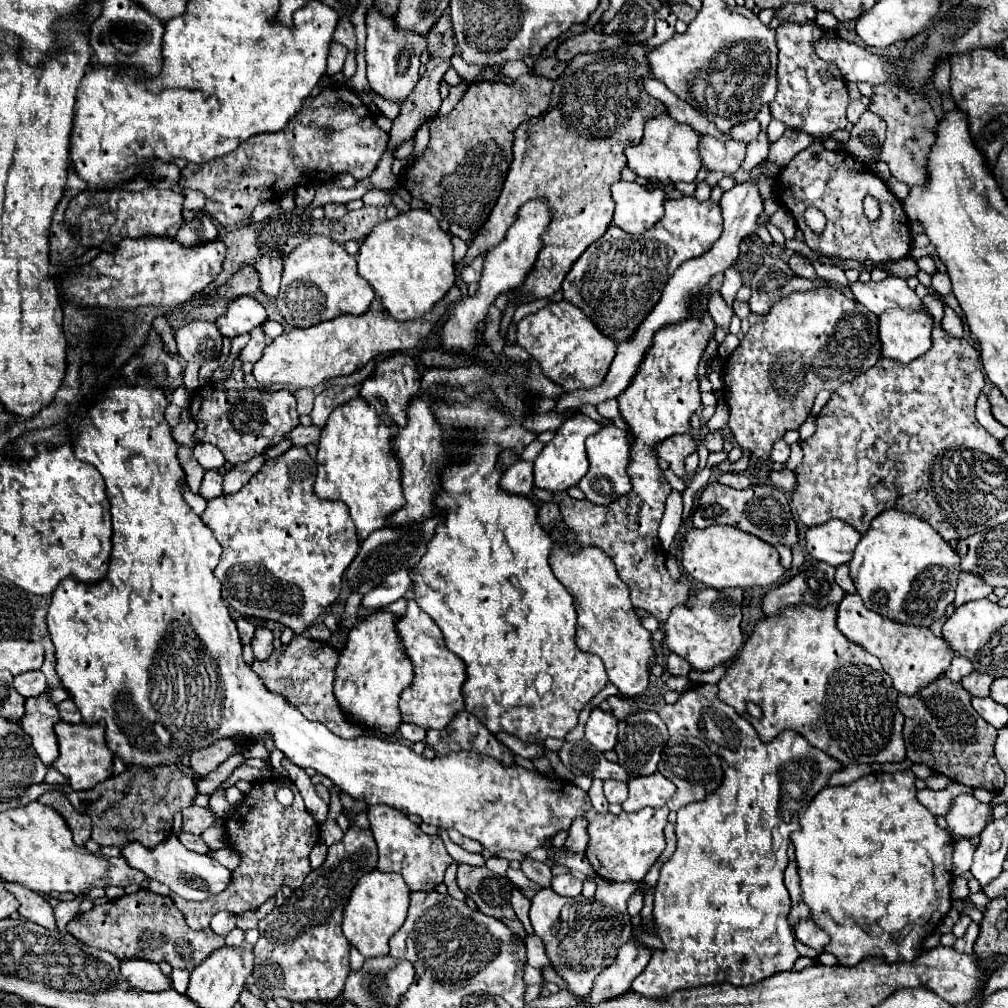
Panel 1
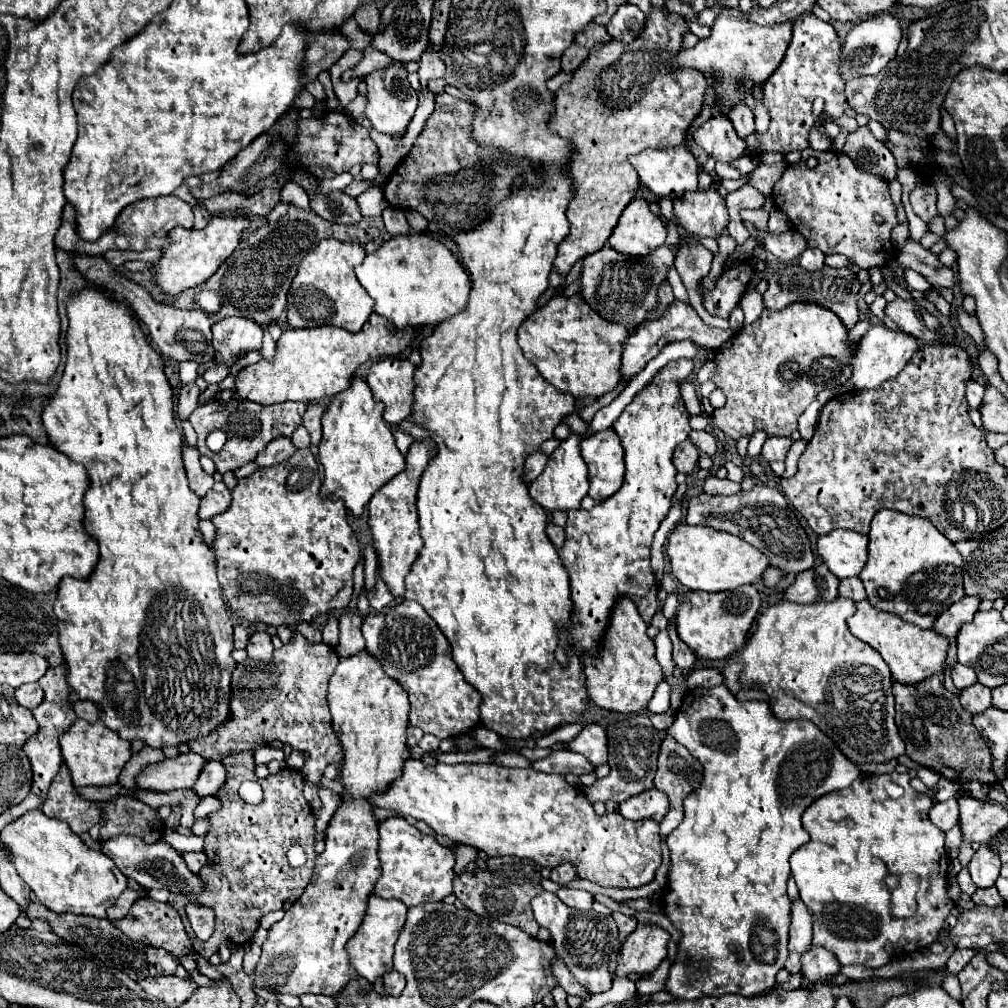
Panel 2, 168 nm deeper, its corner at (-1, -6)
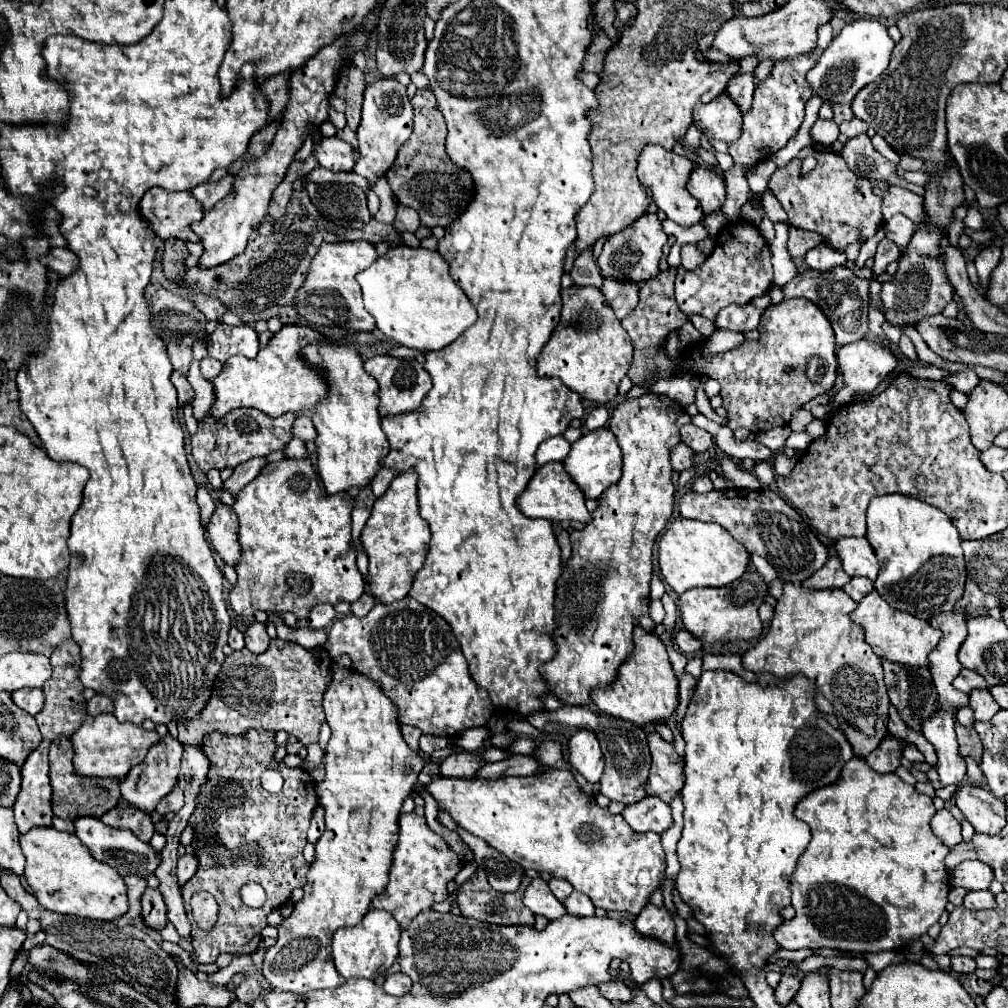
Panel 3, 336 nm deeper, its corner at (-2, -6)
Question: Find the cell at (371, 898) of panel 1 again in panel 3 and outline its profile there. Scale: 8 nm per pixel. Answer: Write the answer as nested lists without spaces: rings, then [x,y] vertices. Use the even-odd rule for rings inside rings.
[[[370,908],[366,918],[352,928],[340,928],[332,942],[332,958],[336,964],[336,970],[344,978],[368,978],[374,980],[378,974],[388,970],[396,956],[398,956],[398,940],[400,940],[400,926],[396,918],[384,910]]]

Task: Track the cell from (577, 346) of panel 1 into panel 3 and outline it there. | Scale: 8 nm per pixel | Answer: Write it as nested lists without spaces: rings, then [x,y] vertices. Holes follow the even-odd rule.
[[[570,286],[562,290],[562,316],[558,326],[554,328],[550,340],[544,344],[538,362],[536,362],[536,374],[542,378],[560,378],[570,390],[578,392],[580,398],[592,400],[598,404],[604,404],[612,400],[618,394],[618,384],[626,376],[630,364],[632,364],[632,342],[628,332],[622,328],[620,320],[612,314],[612,308],[608,306],[604,294],[594,286]]]

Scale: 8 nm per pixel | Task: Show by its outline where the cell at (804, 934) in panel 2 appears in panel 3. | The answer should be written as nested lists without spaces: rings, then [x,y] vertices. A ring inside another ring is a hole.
[[[782,974],[782,980],[776,988],[776,1000],[780,1002],[780,1006],[786,1006],[792,1002],[796,990],[800,988],[800,976],[794,976],[794,974]]]

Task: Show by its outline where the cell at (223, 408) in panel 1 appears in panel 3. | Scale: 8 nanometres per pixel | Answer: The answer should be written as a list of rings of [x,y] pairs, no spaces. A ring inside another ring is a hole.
[[[236,408],[222,418],[214,418],[206,414],[204,420],[198,422],[196,434],[192,434],[192,456],[204,472],[210,472],[214,468],[216,470],[236,468],[240,466],[240,462],[246,462],[254,456],[268,456],[270,452],[284,450],[286,444],[294,438],[292,436],[294,420],[296,414],[292,412],[272,418],[256,408]]]

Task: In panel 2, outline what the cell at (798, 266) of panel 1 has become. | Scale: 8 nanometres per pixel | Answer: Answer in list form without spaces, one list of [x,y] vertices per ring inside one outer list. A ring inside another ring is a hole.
[[[807,248],[799,256],[799,266],[803,266],[805,270],[819,270],[819,268],[823,268],[823,260],[825,260],[825,254],[821,250]]]

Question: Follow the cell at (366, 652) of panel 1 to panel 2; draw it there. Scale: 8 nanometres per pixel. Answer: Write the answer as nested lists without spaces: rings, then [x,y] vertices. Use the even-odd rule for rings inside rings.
[[[365,650],[355,656],[341,658],[341,662],[335,668],[335,674],[329,680],[327,704],[331,712],[333,730],[343,748],[339,778],[343,782],[345,798],[341,800],[341,806],[337,808],[337,812],[329,822],[327,836],[325,836],[325,850],[315,860],[313,880],[307,884],[305,892],[291,906],[291,910],[285,912],[283,920],[273,924],[267,940],[263,942],[263,954],[255,968],[253,982],[255,986],[265,988],[269,992],[295,994],[295,996],[313,992],[313,994],[335,996],[353,978],[355,970],[349,966],[345,944],[359,930],[359,924],[367,910],[367,900],[373,894],[375,882],[379,880],[381,874],[381,866],[377,858],[379,820],[373,814],[375,806],[371,806],[367,798],[371,798],[375,790],[385,790],[385,786],[391,786],[391,782],[395,782],[395,778],[403,774],[403,762],[411,758],[411,750],[405,742],[405,728],[409,726],[407,692],[403,692],[403,688],[393,678],[387,678],[387,674],[383,674],[381,670],[381,664]]]

